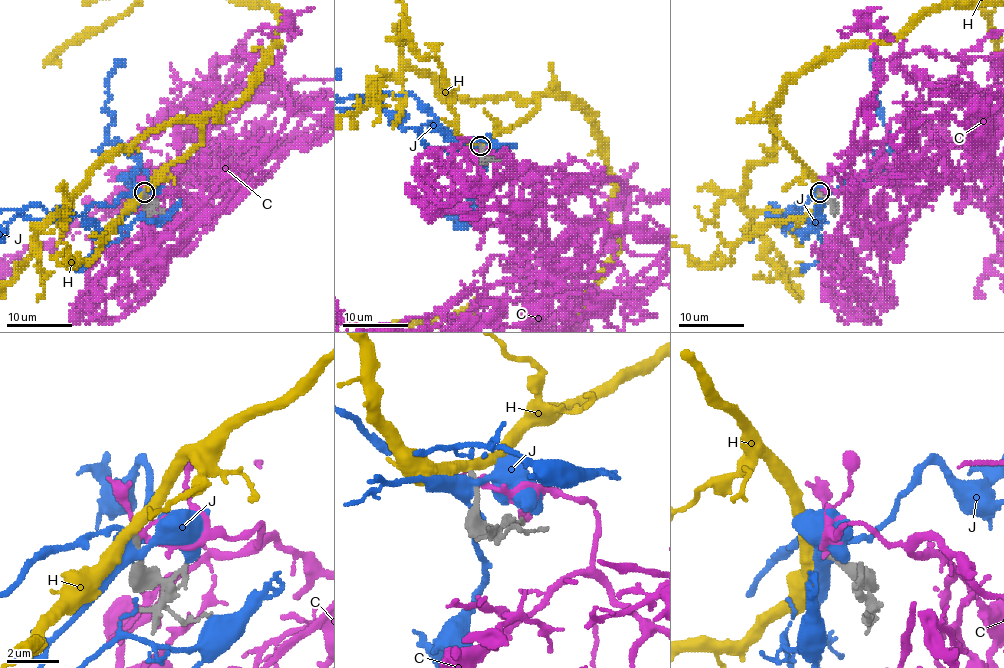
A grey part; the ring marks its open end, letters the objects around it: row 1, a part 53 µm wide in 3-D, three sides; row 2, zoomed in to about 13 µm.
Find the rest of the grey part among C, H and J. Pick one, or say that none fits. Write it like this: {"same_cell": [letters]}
{"same_cell": []}

